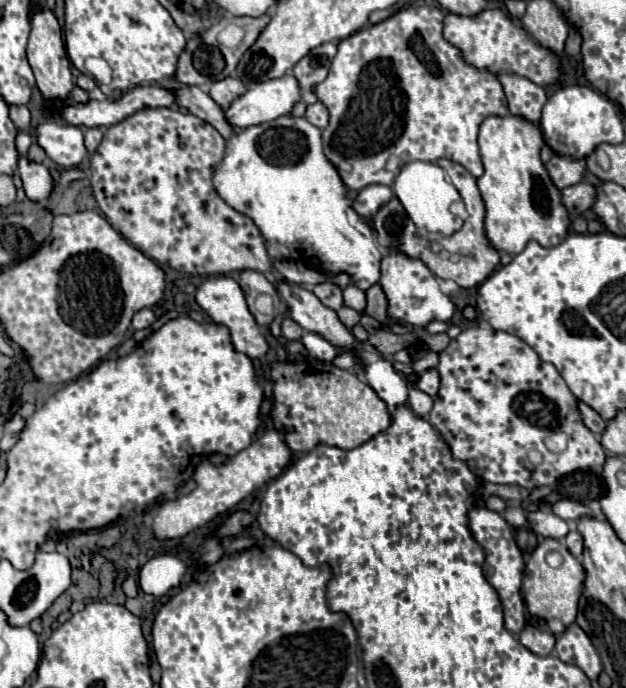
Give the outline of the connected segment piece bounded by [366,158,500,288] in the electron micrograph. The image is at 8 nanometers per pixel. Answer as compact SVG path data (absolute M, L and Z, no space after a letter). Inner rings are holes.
M440 158L438 166L444 168L448 176L452 178L452 184L458 188L462 202L466 206L466 212L468 212L468 218L464 220L464 226L458 232L454 232L452 236L418 234L418 230L414 228L412 220L408 218L404 206L400 204L396 196L390 202L382 204L378 212L370 216L366 222L374 230L378 246L384 250L384 254L404 252L408 258L420 258L434 272L434 276L444 278L444 280L454 280L462 288L472 288L476 284L482 284L494 272L494 268L500 264L500 252L494 250L484 236L484 202L478 192L476 178L464 166L446 158Z

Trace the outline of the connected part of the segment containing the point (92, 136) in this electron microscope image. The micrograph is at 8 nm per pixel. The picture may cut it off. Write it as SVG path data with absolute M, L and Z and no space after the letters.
M88 128L86 134L84 134L84 144L86 144L86 150L88 154L94 154L94 150L98 148L98 144L102 142L102 130L100 128Z

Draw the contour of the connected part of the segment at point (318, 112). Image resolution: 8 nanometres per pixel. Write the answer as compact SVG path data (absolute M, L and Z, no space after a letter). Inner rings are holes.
M314 102L314 104L308 104L308 106L306 106L304 118L306 118L310 124L314 124L316 128L324 130L326 124L328 124L328 110L326 110L326 106L324 106L322 102Z

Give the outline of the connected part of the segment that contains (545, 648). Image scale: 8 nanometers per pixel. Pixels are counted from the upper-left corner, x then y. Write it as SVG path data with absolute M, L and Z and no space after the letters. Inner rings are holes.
M526 626L520 632L520 644L538 656L548 656L554 650L554 636L550 632L542 632L534 626Z

